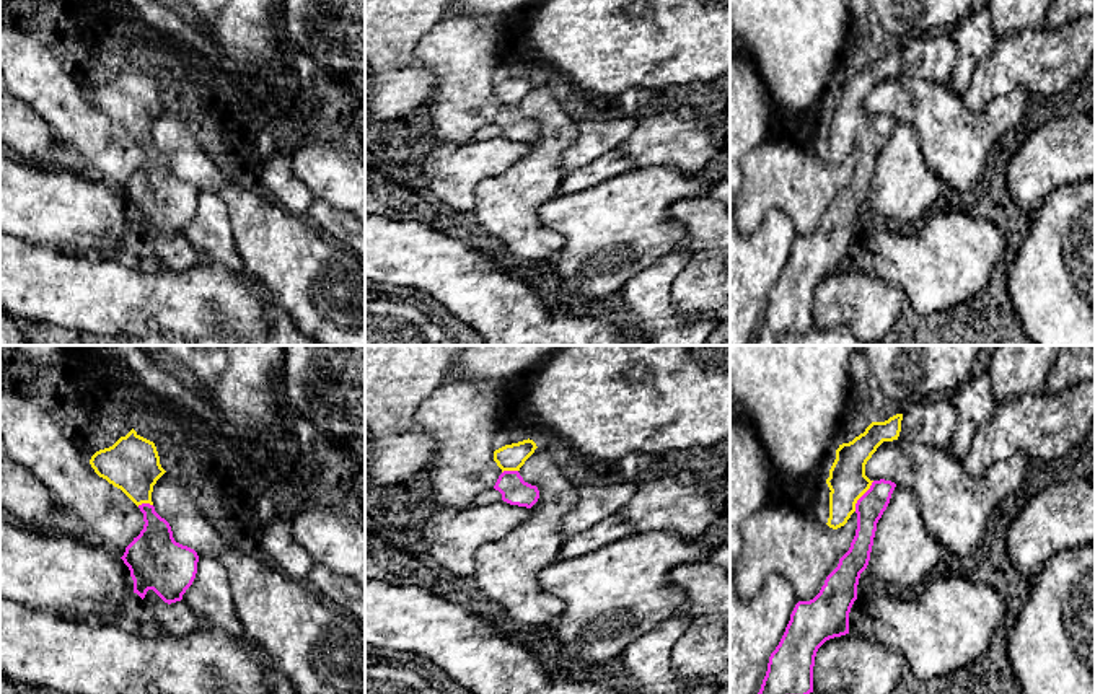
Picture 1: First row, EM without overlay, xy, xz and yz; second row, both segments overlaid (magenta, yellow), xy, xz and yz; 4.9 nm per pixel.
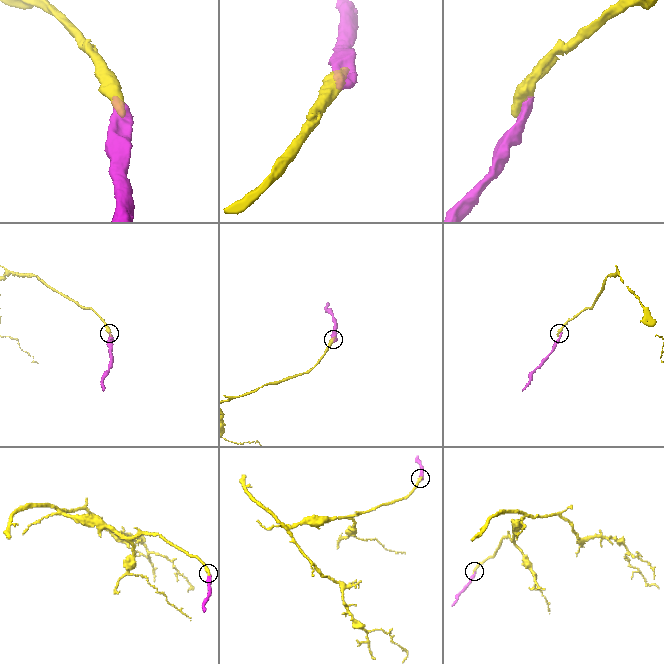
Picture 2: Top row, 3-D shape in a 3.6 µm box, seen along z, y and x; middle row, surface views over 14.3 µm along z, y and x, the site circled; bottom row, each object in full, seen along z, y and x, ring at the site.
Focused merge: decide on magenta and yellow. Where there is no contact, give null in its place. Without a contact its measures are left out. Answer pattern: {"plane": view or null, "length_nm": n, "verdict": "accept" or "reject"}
{"plane": "yz", "length_nm": 180, "verdict": "accept"}

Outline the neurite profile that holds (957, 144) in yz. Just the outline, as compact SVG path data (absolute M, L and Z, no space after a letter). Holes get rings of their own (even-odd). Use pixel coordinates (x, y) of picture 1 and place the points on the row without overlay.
M883 77L865 99L870 116L891 116L916 129L926 165L939 176L943 187L958 194L971 192L986 173L989 156L1000 148L1002 138L1018 129L1028 93L1018 86L999 94L981 112L971 112L963 94L950 83L934 85L919 78Z

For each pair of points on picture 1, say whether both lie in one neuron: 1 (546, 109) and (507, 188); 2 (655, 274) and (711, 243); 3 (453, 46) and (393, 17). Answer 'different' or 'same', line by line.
1: same
2: different
3: different

